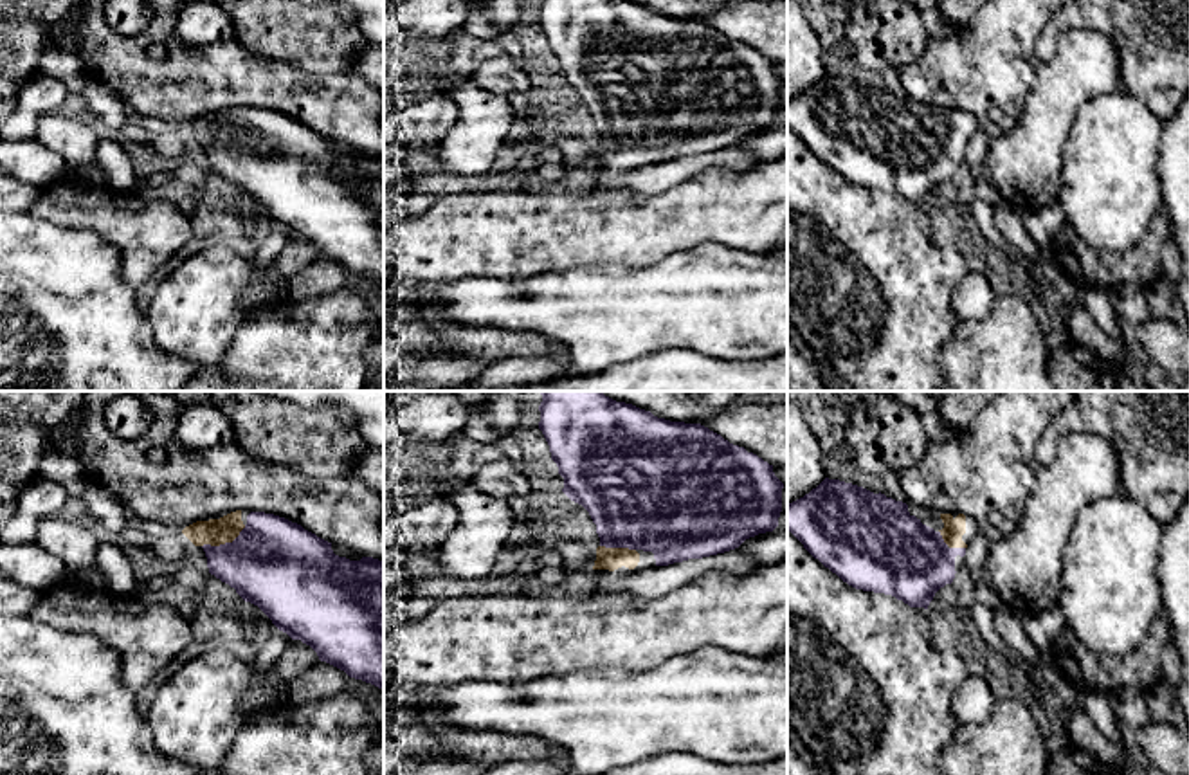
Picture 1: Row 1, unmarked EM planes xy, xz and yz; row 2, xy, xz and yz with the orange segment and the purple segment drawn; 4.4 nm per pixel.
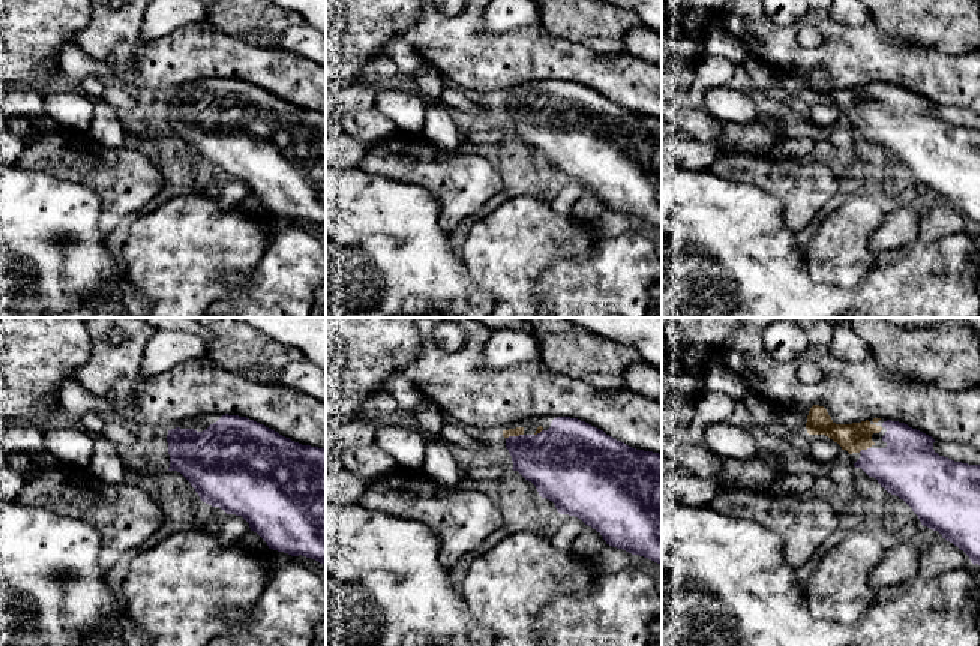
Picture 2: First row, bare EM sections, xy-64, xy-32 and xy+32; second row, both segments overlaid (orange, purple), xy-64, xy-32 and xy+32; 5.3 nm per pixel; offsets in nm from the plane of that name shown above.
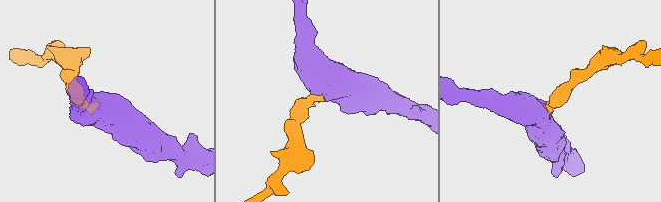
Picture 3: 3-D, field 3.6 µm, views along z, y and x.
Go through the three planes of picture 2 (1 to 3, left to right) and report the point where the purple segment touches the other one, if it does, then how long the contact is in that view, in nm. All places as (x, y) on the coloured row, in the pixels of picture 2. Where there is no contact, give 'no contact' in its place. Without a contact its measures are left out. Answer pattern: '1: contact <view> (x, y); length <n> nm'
1: no contact
2: contact xy-32 (515, 435); length 90 nm
3: contact xy+32 (863, 448); length 70 nm

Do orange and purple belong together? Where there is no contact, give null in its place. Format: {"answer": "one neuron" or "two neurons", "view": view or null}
{"answer": "one neuron", "view": "xy"}

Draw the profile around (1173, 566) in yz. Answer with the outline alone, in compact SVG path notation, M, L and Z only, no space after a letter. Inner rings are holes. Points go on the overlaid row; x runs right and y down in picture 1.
M1189 496L1160 537L1158 582L1162 613L1169 624L1182 663L1182 688L1176 701L1189 725Z

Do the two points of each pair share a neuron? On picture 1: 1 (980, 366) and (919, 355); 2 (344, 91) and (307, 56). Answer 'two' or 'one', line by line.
1: two
2: two

